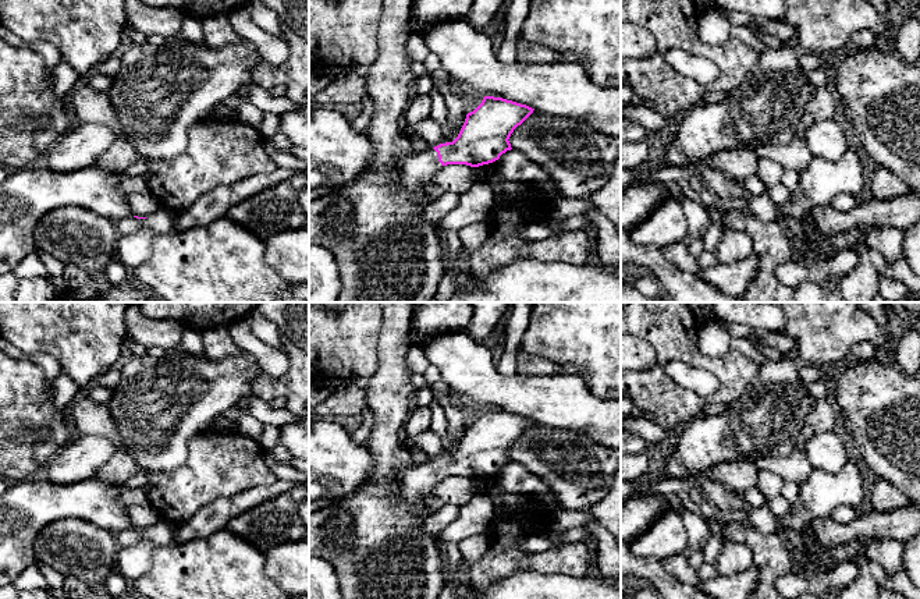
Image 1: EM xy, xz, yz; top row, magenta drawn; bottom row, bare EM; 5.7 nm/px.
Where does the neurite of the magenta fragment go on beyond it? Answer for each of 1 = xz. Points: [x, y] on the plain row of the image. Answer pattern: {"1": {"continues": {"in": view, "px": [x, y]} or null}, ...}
{"1": {"continues": {"in": "xz", "px": [418, 481]}}}

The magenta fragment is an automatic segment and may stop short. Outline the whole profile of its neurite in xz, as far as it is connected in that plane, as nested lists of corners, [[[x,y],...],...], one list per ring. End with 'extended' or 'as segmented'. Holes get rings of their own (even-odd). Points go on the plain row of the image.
[[[484,408],[482,415],[466,426],[452,454],[413,464],[397,475],[402,500],[419,504],[426,496],[433,495],[437,483],[447,476],[479,479],[498,472],[512,461],[508,453],[511,446],[533,422],[502,410]]]; extended

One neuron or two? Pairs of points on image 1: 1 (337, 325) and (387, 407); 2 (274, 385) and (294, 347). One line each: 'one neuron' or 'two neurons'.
1: two neurons
2: one neuron

